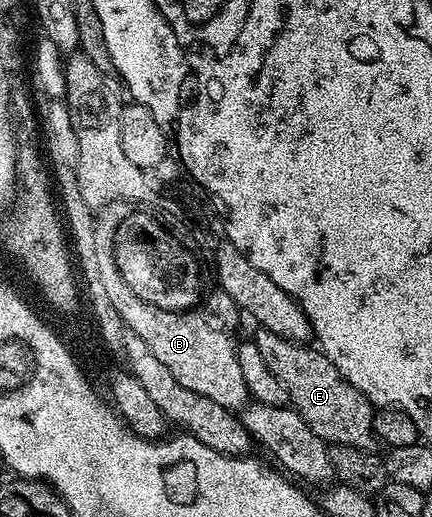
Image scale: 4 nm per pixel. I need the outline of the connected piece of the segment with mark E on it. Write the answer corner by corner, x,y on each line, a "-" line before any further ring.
258,331
255,343
259,346
259,354
263,354
263,362
275,378
287,390
289,404
311,426
315,434
324,440
326,445
346,444
366,450
375,444
373,434
373,413
375,411
369,399
355,386
342,380
339,370
316,347
305,342
288,340
274,332

